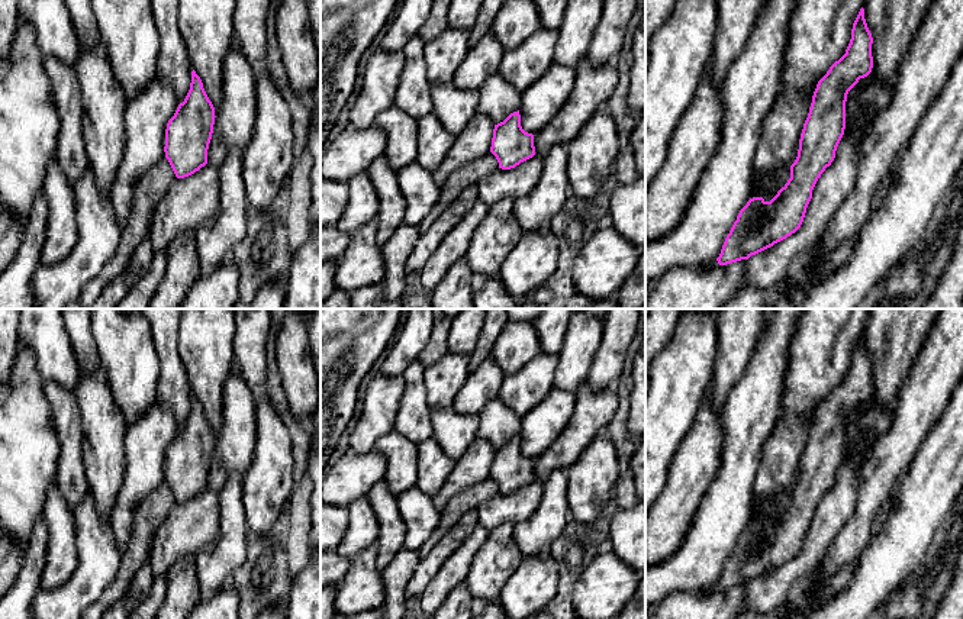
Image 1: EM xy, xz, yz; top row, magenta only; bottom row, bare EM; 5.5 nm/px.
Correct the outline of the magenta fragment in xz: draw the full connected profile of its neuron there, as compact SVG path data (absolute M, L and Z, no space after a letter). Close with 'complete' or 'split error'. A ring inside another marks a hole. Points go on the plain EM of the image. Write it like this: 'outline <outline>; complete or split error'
outline M519 435L495 449L490 477L502 494L515 493L535 480L534 460L522 454Z; complete

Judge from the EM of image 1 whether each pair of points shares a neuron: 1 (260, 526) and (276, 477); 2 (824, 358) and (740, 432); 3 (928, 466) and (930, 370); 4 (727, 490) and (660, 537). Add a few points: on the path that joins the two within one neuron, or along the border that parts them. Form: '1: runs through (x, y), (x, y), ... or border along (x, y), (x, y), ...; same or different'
1: runs through (261, 515), (267, 489); same
2: border along (788, 363), (782, 415), (773, 429); different
3: border along (947, 403), (912, 463); different
4: border along (709, 483), (680, 545); different

